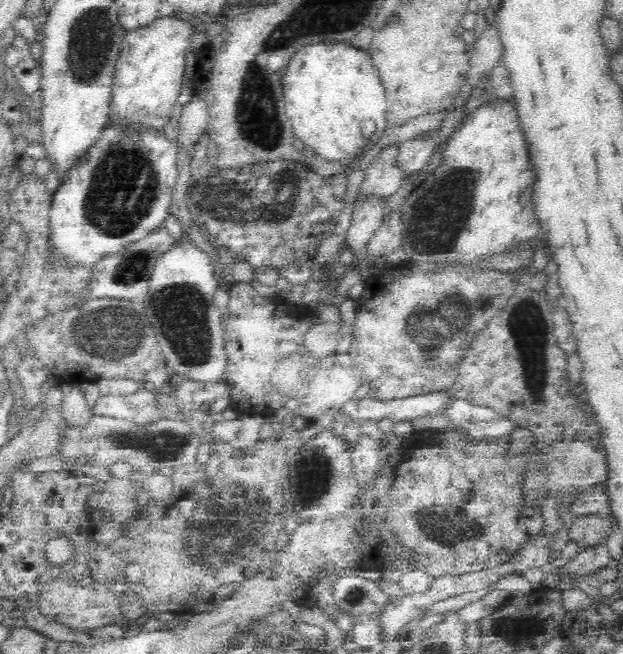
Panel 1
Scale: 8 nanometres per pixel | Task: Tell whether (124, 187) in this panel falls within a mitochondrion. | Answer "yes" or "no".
yes

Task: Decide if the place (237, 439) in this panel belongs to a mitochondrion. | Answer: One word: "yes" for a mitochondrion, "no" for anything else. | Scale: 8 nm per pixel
no

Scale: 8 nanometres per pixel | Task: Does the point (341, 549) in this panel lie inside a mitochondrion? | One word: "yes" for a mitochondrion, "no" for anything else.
no

